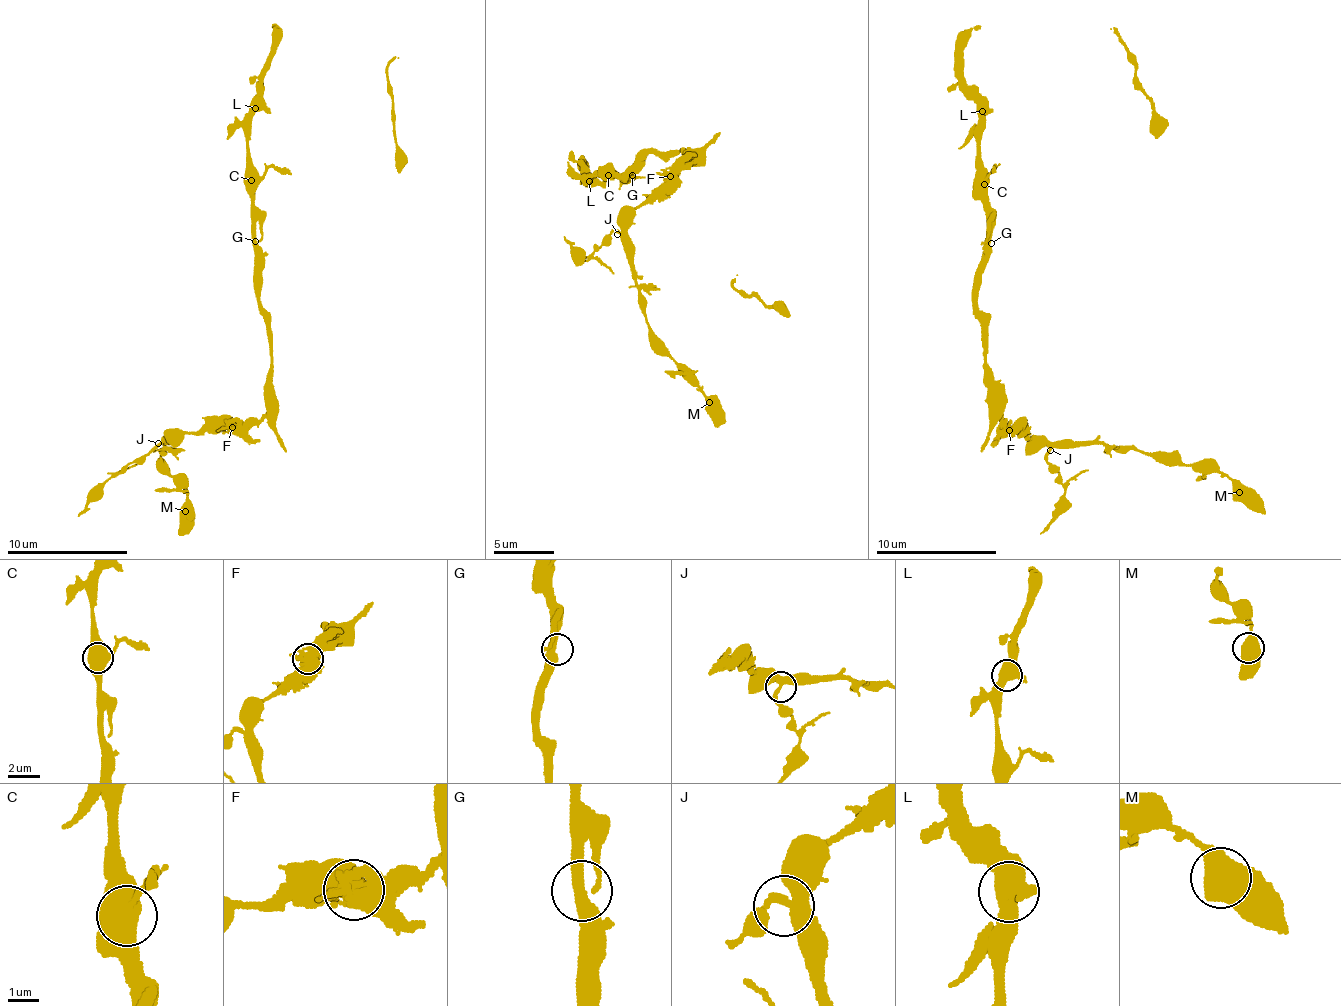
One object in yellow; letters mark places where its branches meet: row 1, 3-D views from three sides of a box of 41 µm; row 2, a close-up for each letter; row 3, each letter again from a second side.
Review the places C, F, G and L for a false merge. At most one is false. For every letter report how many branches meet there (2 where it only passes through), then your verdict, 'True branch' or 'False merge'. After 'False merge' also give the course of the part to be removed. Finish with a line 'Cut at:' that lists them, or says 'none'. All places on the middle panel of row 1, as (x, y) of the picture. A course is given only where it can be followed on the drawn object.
C: Branches: 3. True branch
F: Branches: 3. True branch
G: Branches: 2. True branch
L: Branches: 3. True branch
Cut at: none

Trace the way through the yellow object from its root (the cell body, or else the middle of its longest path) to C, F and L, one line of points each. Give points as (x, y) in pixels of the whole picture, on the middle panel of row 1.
C: (630, 168), (612, 178), (608, 175)
F: (630, 168), (654, 151), (674, 154), (690, 151), (693, 159), (689, 167), (680, 166), (669, 177)
L: (630, 168), (606, 180), (598, 175), (583, 179), (589, 181)

